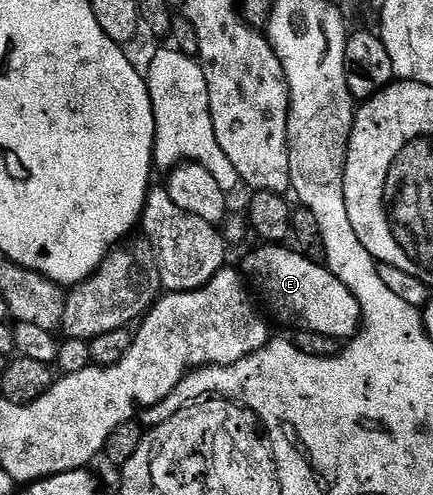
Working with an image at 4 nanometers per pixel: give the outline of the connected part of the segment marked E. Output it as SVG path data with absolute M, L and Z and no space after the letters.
M263 244L261 248L262 250L252 250L243 259L240 269L255 286L258 284L262 288L262 293L266 296L267 303L276 312L283 313L286 317L290 317L295 313L312 332L319 333L322 337L343 337L343 339L349 339L361 330L362 312L360 311L360 303L356 303L354 293L348 291L348 287L344 287L344 283L340 283L340 279L336 279L334 272L326 268L325 264L318 262L317 265L316 262L309 261L304 254L297 253L294 249L286 249L290 247L287 247L285 244Z

